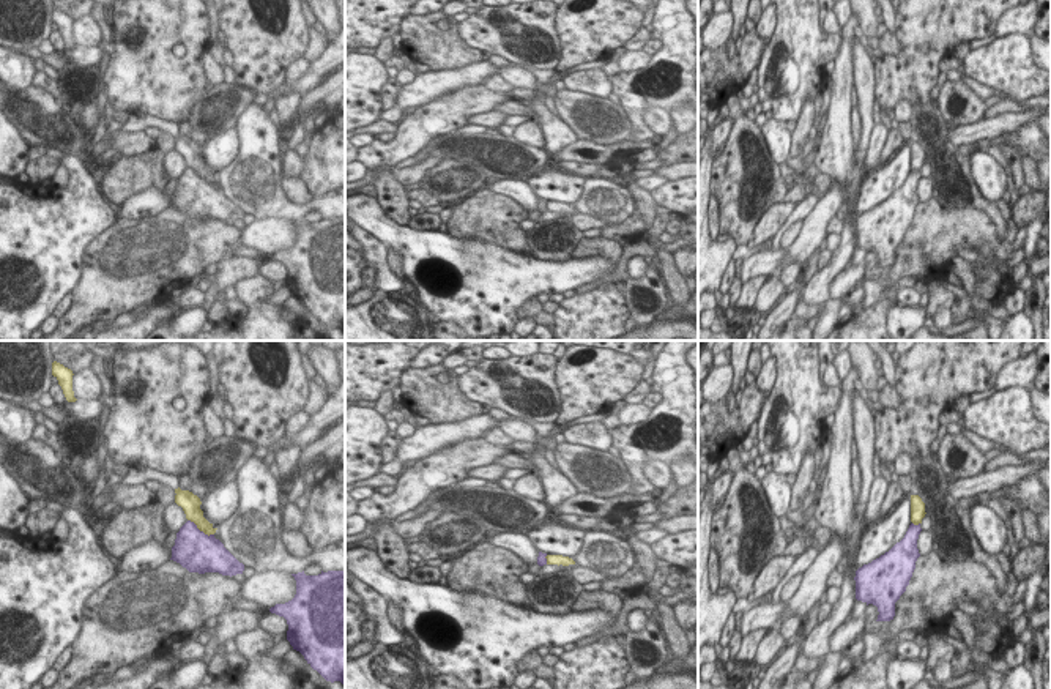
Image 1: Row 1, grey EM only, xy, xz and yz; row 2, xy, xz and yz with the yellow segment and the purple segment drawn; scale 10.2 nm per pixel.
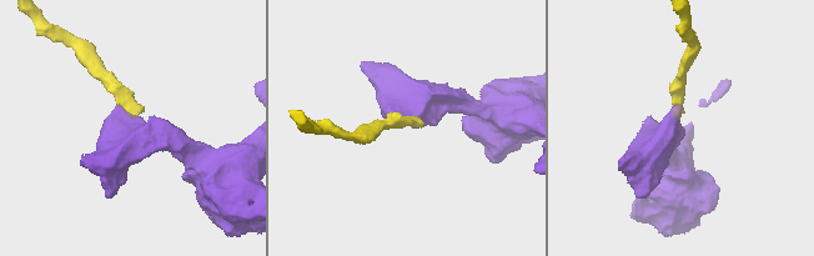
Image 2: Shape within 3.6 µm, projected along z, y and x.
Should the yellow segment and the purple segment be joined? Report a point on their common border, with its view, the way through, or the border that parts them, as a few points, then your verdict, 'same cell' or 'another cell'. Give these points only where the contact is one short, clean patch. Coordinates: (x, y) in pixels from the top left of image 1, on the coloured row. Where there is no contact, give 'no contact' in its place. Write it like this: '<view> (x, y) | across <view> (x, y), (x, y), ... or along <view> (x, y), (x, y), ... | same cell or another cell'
xy (200, 530) | along xy (188, 519), (205, 533), (213, 535) | another cell

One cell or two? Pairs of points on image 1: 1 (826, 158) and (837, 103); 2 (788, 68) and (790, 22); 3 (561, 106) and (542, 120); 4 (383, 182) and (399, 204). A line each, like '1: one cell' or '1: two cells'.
1: one cell
2: one cell
3: two cells
4: one cell

